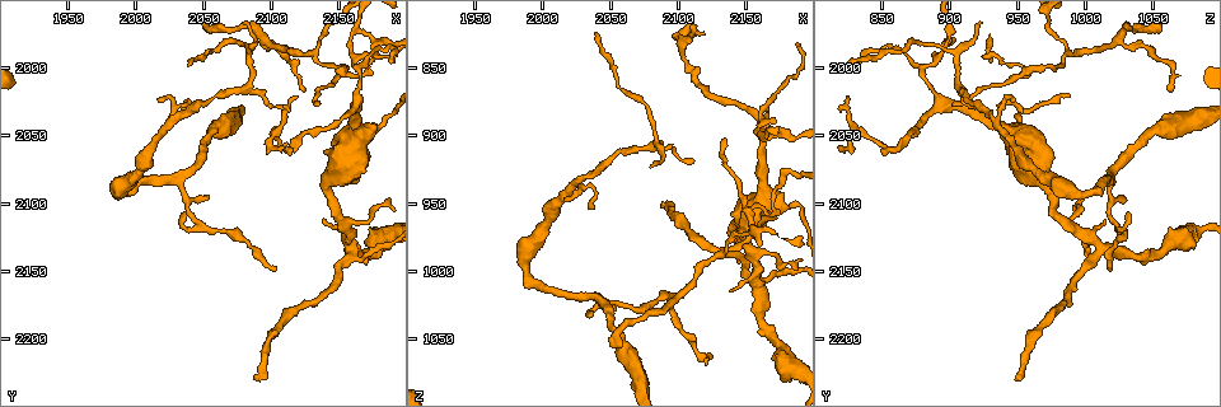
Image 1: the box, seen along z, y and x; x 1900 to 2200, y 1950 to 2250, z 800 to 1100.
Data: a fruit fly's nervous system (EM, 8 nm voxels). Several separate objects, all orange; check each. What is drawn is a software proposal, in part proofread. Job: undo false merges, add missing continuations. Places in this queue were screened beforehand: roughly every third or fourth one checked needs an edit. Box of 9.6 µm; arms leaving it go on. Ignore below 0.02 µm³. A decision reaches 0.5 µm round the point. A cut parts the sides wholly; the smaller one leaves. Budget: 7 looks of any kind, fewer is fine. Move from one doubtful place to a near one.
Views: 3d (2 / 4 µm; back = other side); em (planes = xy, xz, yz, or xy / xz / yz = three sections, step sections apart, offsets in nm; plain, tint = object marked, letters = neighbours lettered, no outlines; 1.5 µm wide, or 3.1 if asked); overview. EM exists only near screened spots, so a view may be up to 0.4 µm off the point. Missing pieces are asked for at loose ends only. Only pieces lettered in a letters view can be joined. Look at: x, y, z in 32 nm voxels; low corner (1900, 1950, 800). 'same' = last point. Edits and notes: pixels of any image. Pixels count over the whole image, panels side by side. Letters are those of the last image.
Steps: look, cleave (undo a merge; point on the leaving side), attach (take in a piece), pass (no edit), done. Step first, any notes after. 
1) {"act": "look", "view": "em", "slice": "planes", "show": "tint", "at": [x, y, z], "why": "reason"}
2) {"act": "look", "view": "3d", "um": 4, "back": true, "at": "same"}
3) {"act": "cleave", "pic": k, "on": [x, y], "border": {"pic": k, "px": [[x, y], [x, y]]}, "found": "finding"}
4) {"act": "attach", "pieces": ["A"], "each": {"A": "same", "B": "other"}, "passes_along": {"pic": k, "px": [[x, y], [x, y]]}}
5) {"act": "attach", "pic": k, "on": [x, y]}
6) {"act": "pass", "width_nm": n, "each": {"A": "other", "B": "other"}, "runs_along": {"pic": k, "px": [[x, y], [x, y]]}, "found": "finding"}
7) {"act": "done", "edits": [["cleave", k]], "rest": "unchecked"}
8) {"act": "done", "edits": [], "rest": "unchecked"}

{"act": "look", "view": "em", "slice": "planes", "show": "letters", "at": [2112, 2032, 918], "why": "thin end"}

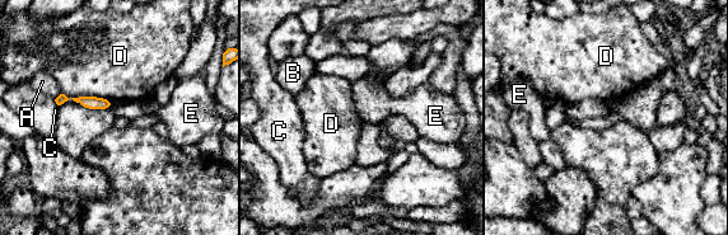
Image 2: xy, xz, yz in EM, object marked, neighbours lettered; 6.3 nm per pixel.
{"act": "pass", "width_nm": 80, "longest_contact_nm": ["D", 360], "each": {"A": "other", "B": "other", "C": "other", "D": "other", "E": "other"}, "found": "none of them fits"}

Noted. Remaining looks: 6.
{"act": "look", "view": "em", "slice": "xz", "step": 8, "show": "tint", "at": [2162, 1974, 900], "why": "abrupt turn"}

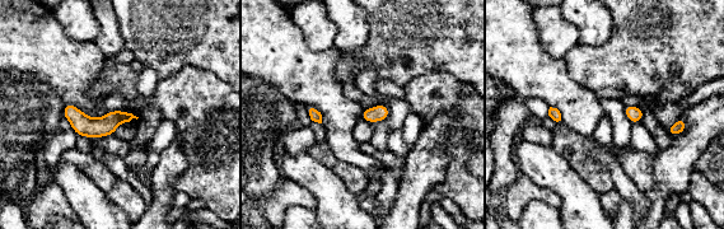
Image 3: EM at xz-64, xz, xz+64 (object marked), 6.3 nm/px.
{"act": "look", "view": "em", "slice": "planes", "show": "tint", "at": "same"}

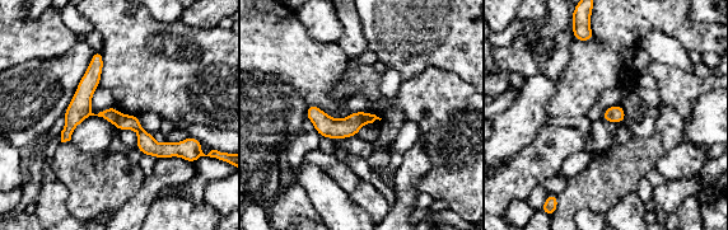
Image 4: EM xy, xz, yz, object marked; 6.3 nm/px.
{"act": "look", "view": "em", "slice": "planes", "show": "letters", "at": "same"}

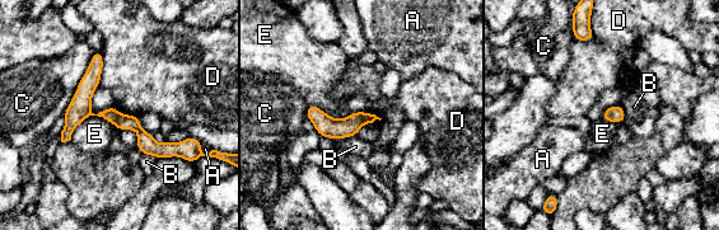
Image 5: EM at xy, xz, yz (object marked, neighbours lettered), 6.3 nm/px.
{"act": "cleave", "pic": 5, "on": [146, 144], "each": {"A": "other", "B": "other", "C": "other", "D": "other", "E": "other"}, "border": {"pic": 5, "px": [[121, 113], [115, 123]]}, "found": "two neurons meet here"}

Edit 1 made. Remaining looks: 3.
{"act": "look", "view": "em", "slice": "planes", "show": "letters", "at": [2056, 2022, 912], "why": "a narrow waist"}

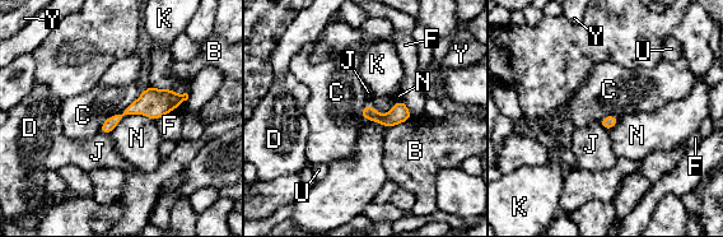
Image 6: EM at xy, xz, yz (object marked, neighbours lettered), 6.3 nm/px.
{"act": "pass", "longest_contact_nm": ["C", 380], "each": {"B": "other", "C": "other", "D": "other", "F": "other", "J": "other", "K": "other", "N": "other", "U": "other", "Y": "other"}, "runs_along": {"pic": 6, "px": [[183, 97], [131, 108], [103, 130]]}, "found": "all the same neuron"}

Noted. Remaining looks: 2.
{"act": "done", "edits": [["cleave", 5]], "rest": "unchecked"}

